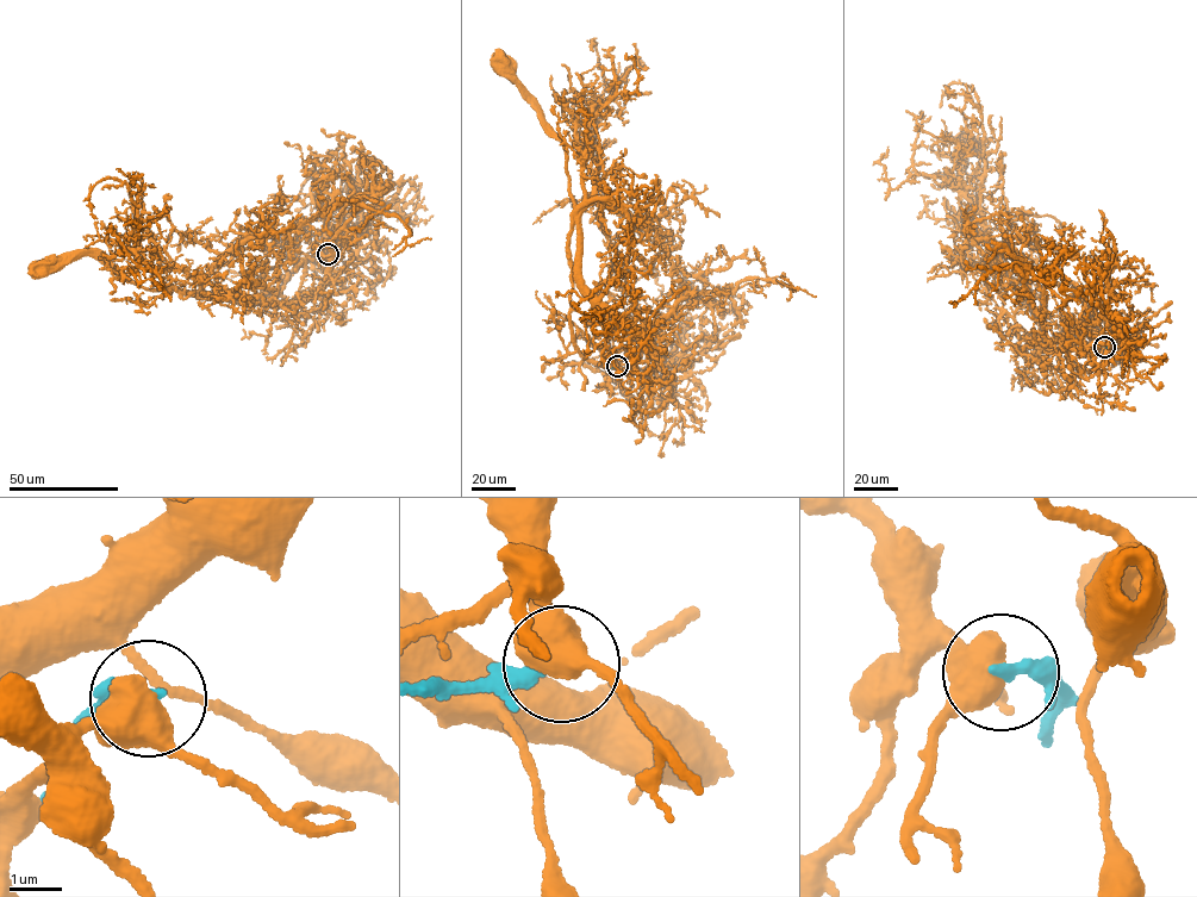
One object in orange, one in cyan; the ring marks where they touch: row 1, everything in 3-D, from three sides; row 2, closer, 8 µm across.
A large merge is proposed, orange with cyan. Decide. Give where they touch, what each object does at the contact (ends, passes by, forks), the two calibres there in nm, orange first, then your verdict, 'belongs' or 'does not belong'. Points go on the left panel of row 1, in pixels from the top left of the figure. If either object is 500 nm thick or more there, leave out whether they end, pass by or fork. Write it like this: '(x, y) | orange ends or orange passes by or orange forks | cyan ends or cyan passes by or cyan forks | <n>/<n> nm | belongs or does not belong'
(328, 254) | 550/280 nm | does not belong

